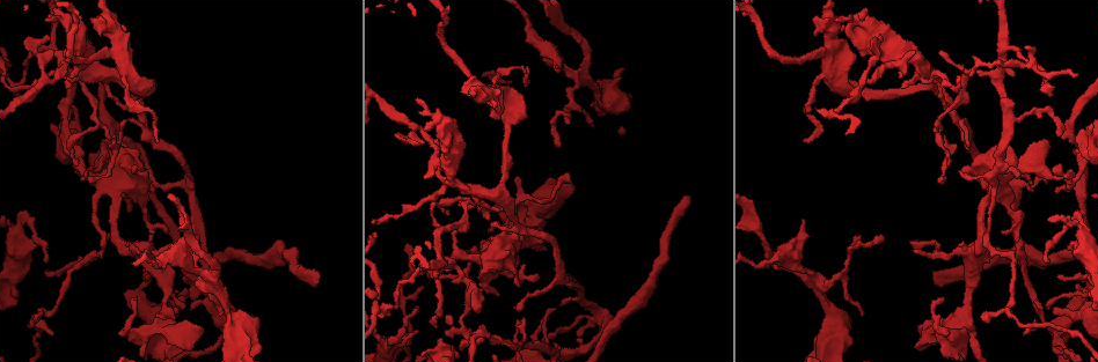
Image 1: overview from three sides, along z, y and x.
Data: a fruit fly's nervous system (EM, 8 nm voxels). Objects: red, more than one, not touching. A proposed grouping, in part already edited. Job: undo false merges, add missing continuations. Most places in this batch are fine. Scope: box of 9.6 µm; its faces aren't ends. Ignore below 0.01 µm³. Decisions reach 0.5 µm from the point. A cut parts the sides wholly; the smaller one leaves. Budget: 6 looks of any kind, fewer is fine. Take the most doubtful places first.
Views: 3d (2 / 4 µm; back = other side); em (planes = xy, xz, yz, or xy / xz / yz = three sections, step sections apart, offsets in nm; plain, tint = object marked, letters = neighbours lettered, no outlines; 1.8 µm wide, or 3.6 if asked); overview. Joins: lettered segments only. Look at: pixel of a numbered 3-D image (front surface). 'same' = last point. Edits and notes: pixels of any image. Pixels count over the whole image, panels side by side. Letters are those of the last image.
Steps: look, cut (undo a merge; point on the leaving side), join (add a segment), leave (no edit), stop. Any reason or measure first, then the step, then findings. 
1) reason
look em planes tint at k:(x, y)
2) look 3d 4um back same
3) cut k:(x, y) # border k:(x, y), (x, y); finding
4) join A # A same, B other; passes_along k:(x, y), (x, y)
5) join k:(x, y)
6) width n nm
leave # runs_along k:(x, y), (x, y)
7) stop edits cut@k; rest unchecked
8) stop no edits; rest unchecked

an open end
look em 3.6um xz step 4 tint at 1:(687, 202)

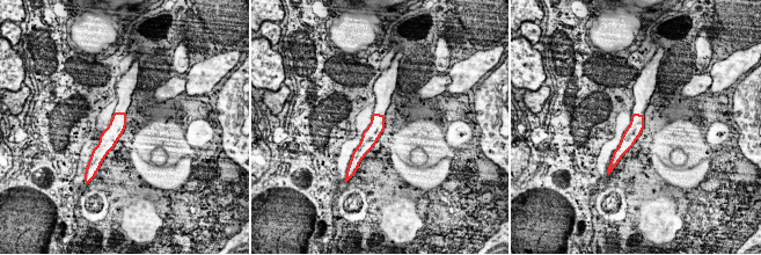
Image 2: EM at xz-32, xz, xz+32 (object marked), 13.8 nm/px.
look em 3.6um planes letters same

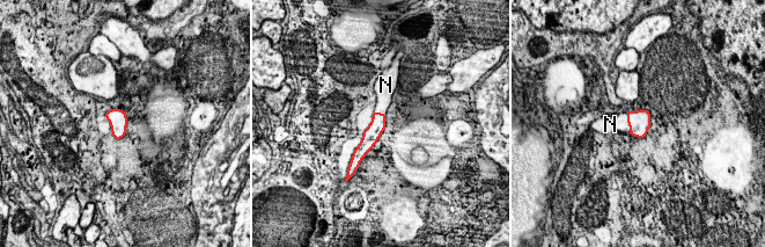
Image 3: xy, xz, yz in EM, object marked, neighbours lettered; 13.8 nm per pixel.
join N # N same; passes_along 3:(639, 121), (627, 123), (610, 124); the cell continues

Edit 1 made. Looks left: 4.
see it whole again
look overview

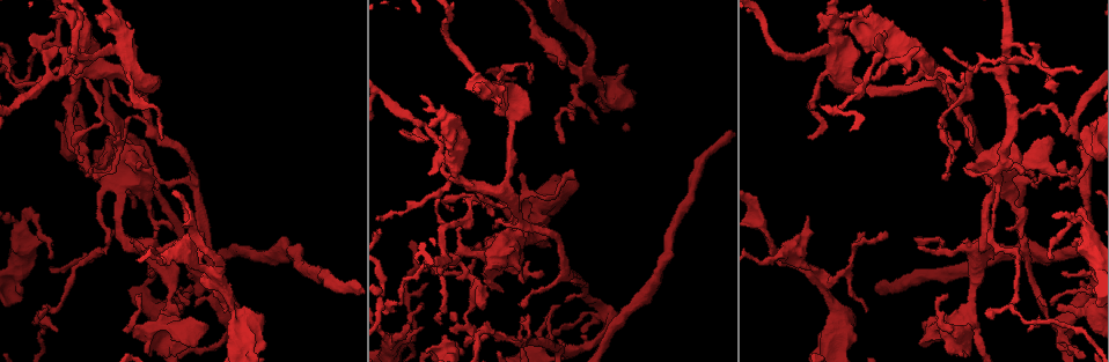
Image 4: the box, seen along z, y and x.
thick end
look em xz step 16 tint at 4:(1086, 149)

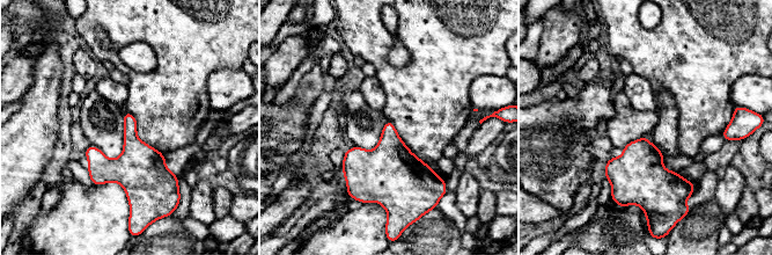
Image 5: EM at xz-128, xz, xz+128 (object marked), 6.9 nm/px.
cut it another way
look em planes letters same

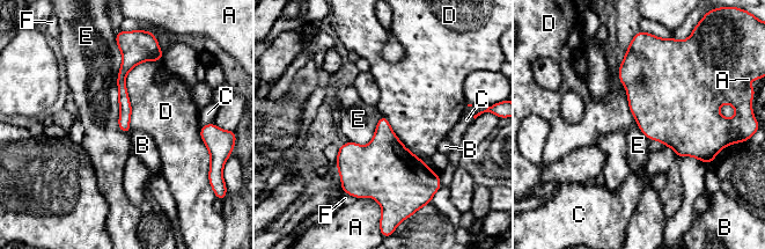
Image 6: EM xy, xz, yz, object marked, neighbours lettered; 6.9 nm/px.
longest_contact E 650 nm
leave # A other, B other, C other, D other, E other, F other; border 6:(160, 60), (125, 79), (130, 130); no lettered segment goes on from it

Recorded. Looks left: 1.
stop edits join@3; rest unchecked

